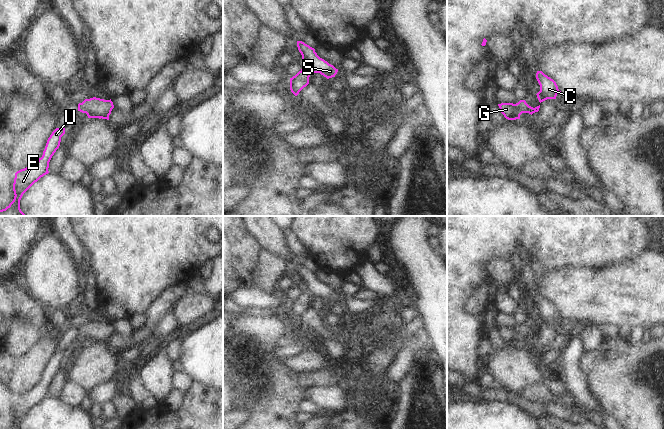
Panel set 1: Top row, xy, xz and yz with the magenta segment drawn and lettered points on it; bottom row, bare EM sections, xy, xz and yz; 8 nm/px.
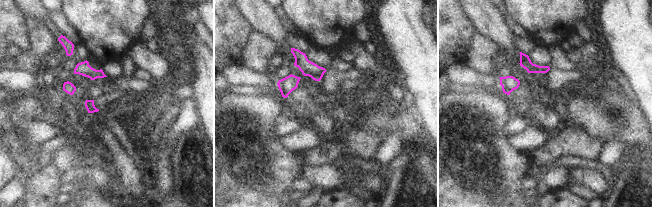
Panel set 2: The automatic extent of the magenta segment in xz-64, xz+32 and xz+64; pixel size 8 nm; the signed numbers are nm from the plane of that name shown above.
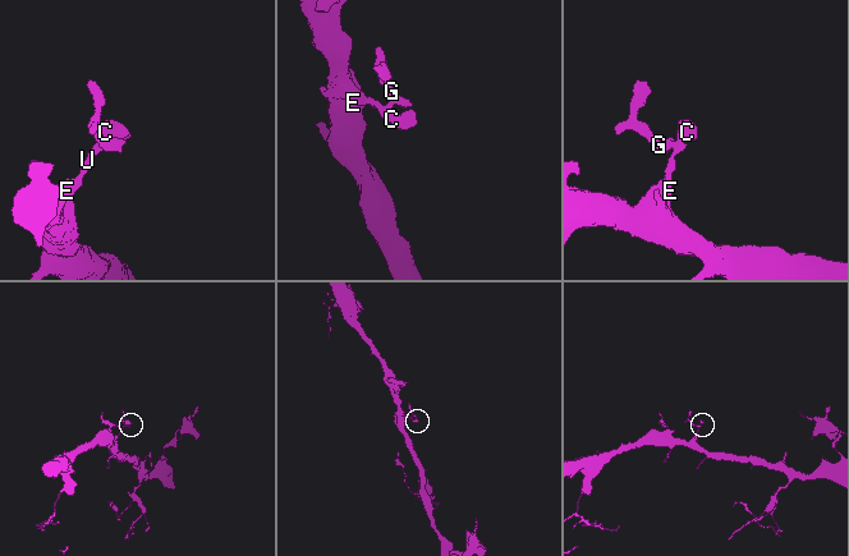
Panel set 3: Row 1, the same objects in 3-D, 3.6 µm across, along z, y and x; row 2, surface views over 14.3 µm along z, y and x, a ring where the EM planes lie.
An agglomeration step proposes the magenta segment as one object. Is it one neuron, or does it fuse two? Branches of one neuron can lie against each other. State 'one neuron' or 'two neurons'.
one neuron

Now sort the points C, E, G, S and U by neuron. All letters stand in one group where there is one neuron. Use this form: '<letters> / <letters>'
C E G S U

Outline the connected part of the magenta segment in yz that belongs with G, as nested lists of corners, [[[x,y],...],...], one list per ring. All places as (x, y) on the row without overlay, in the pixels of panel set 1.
[[[520,324],[518,327],[501,327],[498,328],[501,337],[504,339],[504,341],[508,344],[516,344],[520,343],[520,339],[522,337],[529,337],[533,338],[535,336],[539,335],[540,329],[533,332],[529,330],[525,324]]]

